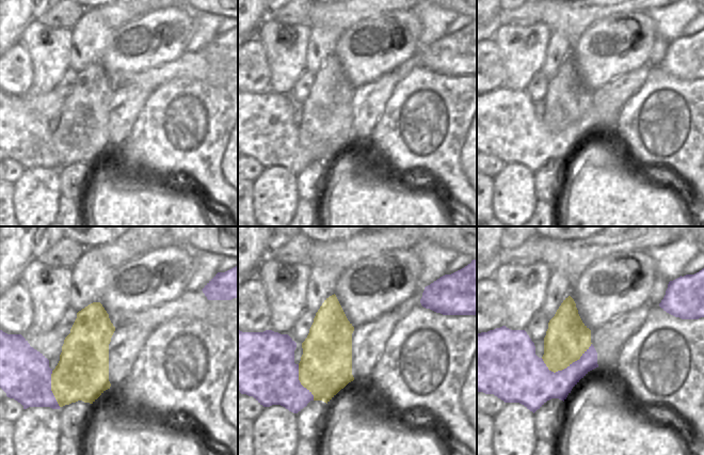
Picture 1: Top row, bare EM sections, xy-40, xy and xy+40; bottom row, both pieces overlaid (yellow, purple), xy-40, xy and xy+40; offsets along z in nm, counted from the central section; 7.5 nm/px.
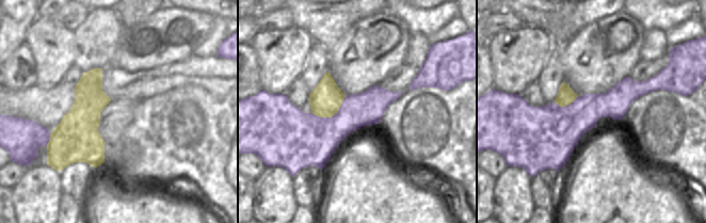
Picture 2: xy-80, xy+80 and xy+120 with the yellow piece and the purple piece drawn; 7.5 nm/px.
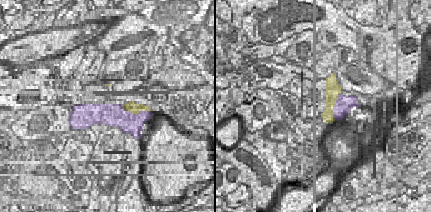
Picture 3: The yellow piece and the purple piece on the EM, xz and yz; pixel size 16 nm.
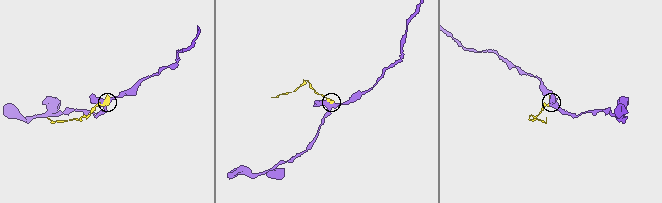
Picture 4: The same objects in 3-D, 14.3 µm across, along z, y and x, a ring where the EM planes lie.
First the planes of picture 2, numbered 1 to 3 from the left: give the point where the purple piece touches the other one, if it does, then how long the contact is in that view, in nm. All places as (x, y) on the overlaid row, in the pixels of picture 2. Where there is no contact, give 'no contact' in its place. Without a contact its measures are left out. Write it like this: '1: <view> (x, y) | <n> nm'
1: xy-80 (49, 141) | 90 nm
2: xy+80 (331, 116) | 300 nm
3: xy+120 (566, 105) | 190 nm

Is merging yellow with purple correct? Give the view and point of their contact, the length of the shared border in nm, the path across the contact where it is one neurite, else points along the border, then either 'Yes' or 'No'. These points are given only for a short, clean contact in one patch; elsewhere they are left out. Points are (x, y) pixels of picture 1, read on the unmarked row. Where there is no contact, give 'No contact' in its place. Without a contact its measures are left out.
Touches yellow at xy+40 (565, 128). Shared border 400 nm. No.

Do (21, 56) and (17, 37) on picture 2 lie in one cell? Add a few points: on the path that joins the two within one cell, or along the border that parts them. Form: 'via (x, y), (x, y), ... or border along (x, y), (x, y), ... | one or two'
border along (23, 43), (11, 56) | two

